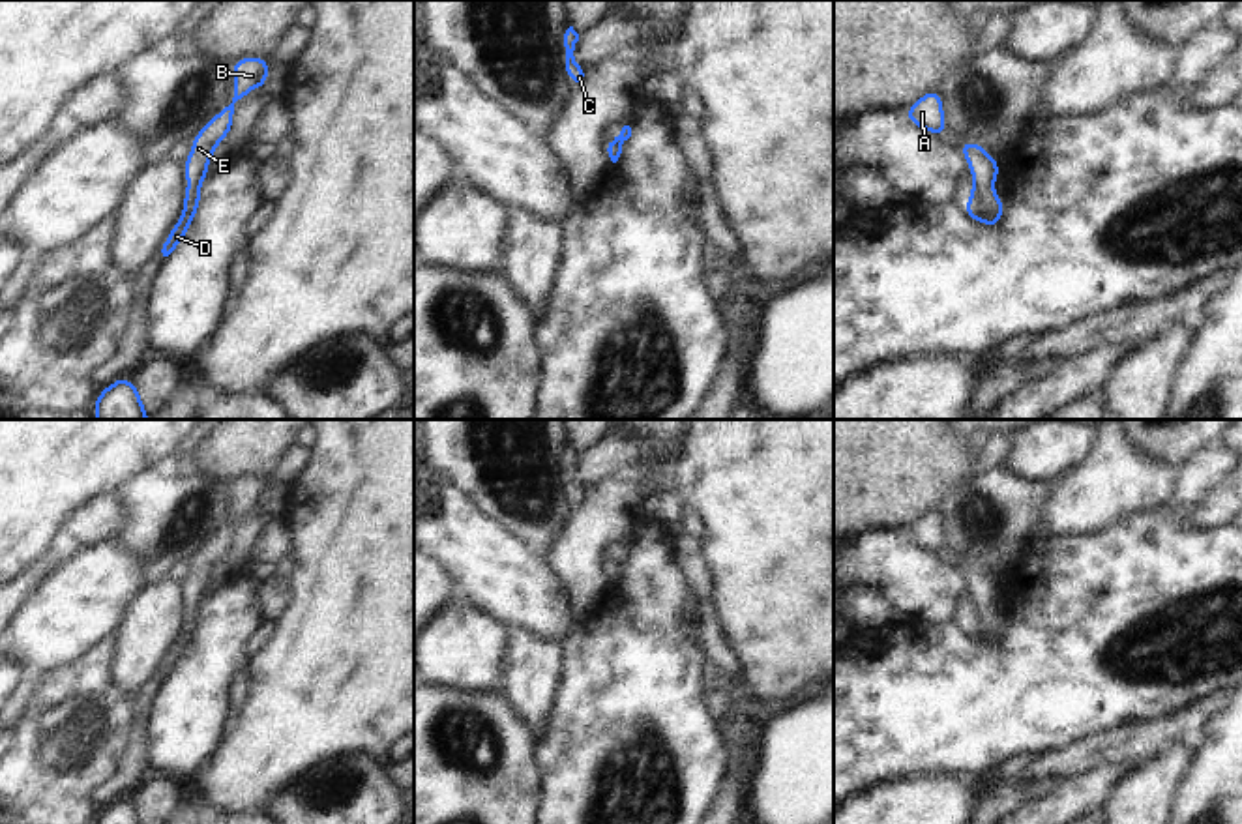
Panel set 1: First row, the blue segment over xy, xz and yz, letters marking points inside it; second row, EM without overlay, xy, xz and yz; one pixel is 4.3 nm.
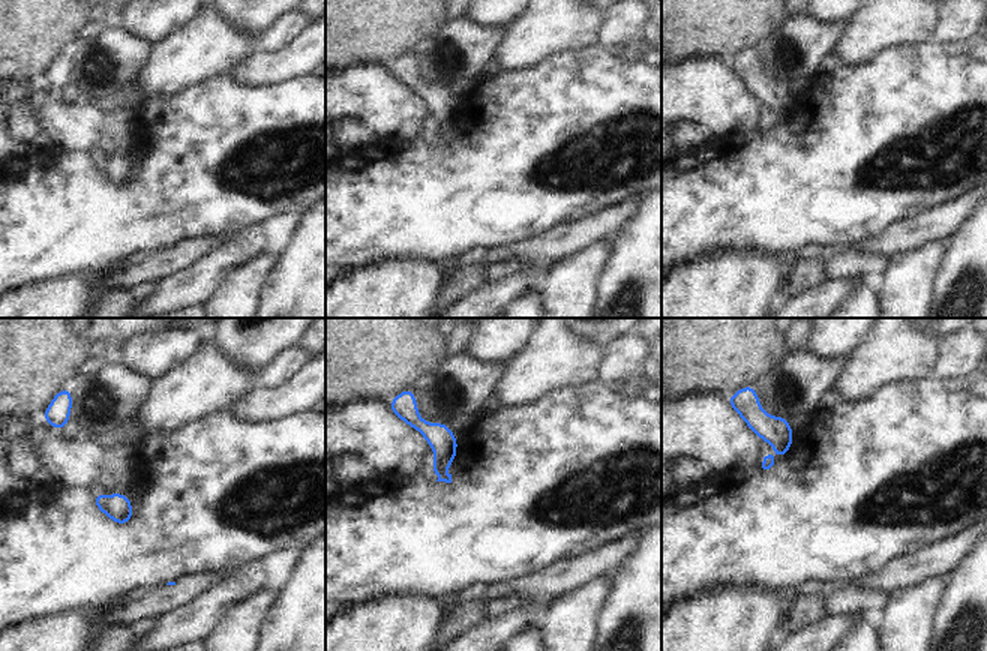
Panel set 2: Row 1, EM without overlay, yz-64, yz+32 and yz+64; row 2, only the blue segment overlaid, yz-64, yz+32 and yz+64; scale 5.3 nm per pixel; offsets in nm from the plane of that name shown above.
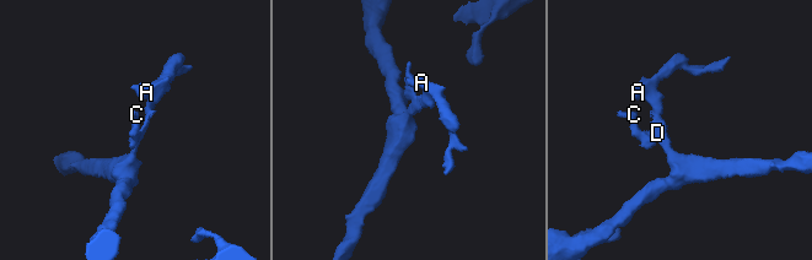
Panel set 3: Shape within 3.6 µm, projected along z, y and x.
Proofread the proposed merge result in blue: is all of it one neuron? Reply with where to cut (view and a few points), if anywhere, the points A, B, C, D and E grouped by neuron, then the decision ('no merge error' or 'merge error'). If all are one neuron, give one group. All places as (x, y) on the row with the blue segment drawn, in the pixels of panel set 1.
no cut; A B C D E; no merge error

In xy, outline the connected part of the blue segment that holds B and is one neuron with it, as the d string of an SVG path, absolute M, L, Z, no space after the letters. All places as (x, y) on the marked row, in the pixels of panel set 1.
M260 56L232 62L236 90L227 107L215 114L193 139L189 157L184 163L185 178L189 182L185 187L184 212L174 228L169 232L167 242L157 251L161 262L170 258L197 215L197 208L200 204L200 184L208 174L208 163L215 146L230 133L236 103L242 101L251 88L264 88L268 67L270 64Z

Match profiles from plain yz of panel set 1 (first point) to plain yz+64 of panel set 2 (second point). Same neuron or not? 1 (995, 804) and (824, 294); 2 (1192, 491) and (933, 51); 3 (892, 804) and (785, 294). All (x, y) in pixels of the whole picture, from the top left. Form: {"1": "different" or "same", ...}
{"1": "different", "2": "different", "3": "different"}

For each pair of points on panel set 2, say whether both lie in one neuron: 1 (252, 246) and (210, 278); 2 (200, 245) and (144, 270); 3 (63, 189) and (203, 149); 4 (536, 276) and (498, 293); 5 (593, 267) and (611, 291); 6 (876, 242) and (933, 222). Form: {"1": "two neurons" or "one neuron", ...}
{"1": "one neuron", "2": "one neuron", "3": "one neuron", "4": "one neuron", "5": "two neurons", "6": "one neuron"}

